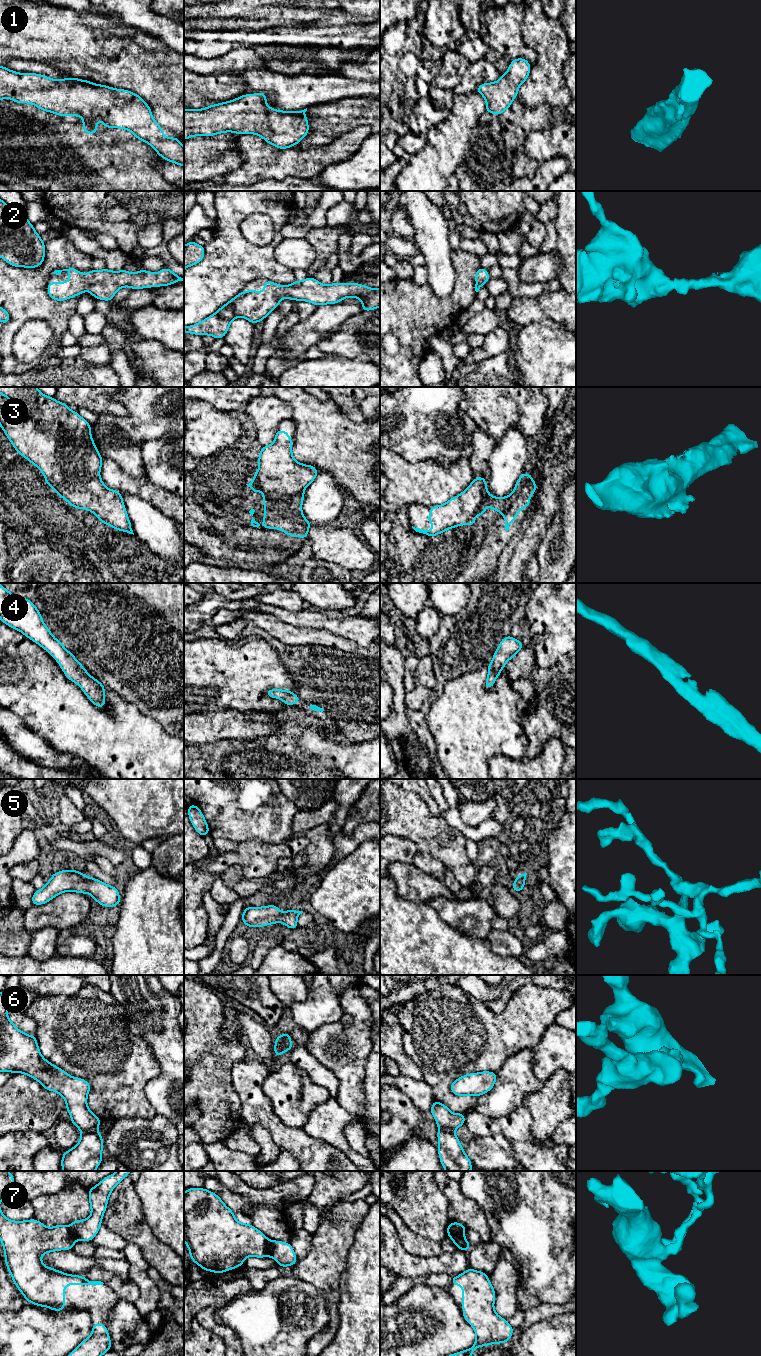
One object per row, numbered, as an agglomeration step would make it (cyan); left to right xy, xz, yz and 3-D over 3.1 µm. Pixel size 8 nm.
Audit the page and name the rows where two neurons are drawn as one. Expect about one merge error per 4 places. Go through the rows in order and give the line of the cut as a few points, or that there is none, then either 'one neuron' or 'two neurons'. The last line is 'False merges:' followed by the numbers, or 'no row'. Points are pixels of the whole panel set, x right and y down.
1: cut none; one neuron
2: cut none; one neuron
3: cut none; one neuron
4: cut none; one neuron
5: cut none; one neuron
6: cut xy (96, 1129), (81, 1133); two neurons
7: cut yz (449, 1225), (452, 1231), (464, 1232); two neurons
False merges: 6, 7

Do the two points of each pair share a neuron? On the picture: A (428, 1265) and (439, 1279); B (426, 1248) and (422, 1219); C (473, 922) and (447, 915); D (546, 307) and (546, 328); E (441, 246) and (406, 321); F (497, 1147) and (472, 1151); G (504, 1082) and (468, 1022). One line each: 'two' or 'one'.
A: two
B: two
C: one
D: two
E: two
F: one
G: two

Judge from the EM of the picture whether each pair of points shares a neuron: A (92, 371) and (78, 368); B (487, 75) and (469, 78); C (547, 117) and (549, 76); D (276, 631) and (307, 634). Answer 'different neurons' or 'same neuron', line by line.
A: same neuron
B: same neuron
C: different neurons
D: same neuron

